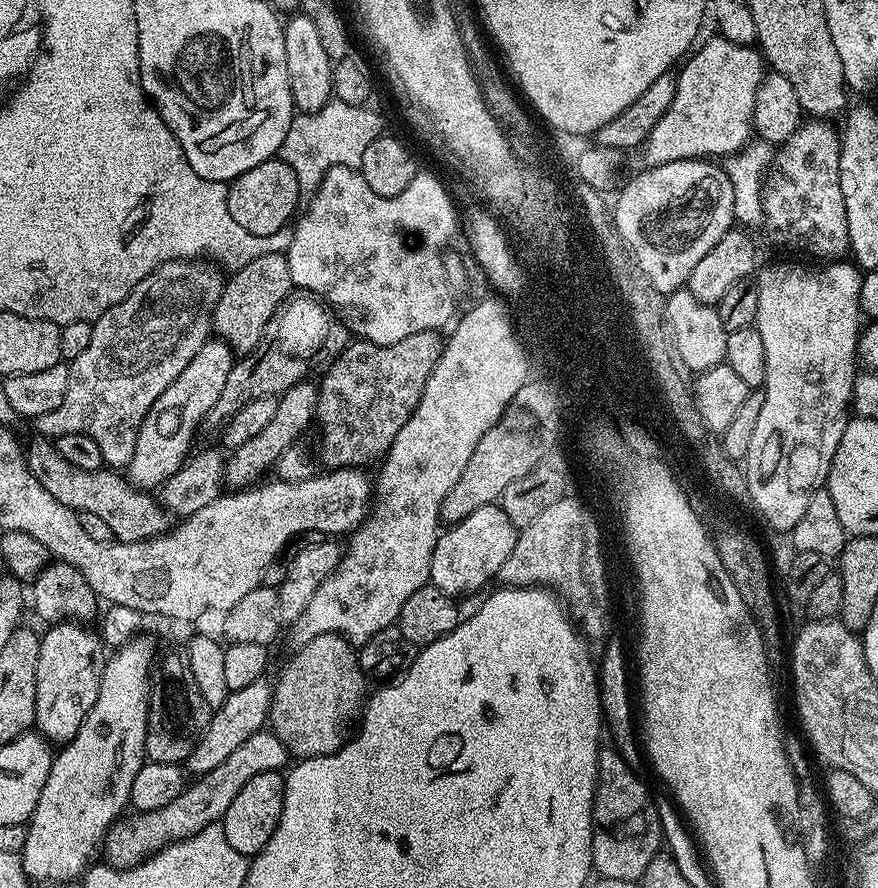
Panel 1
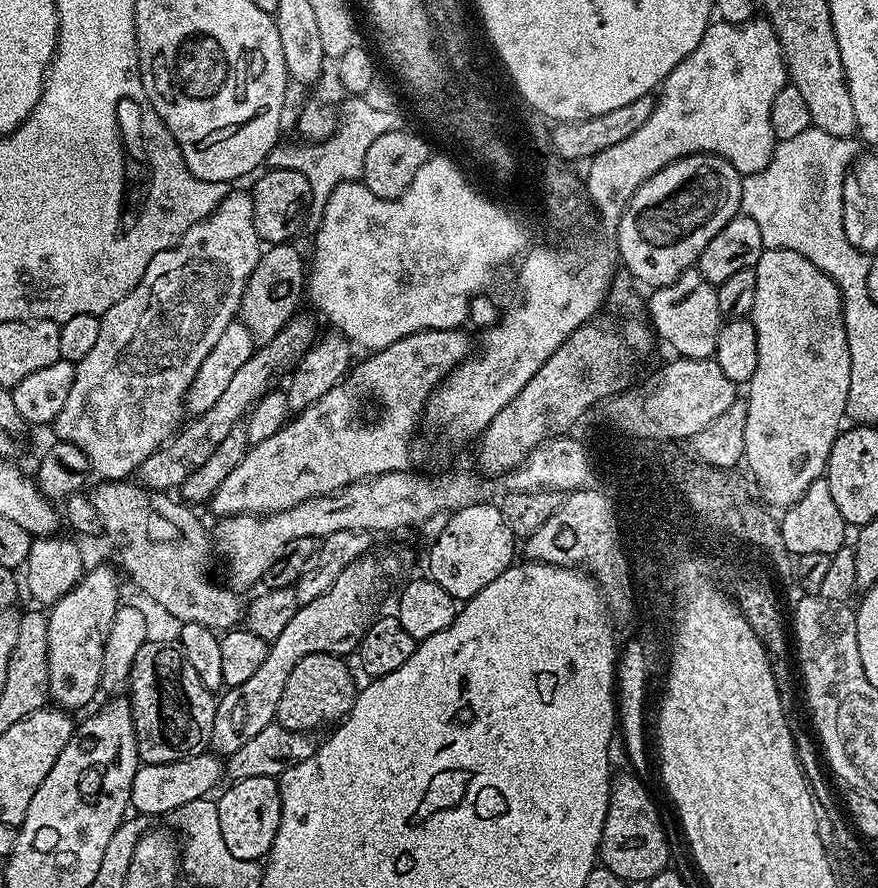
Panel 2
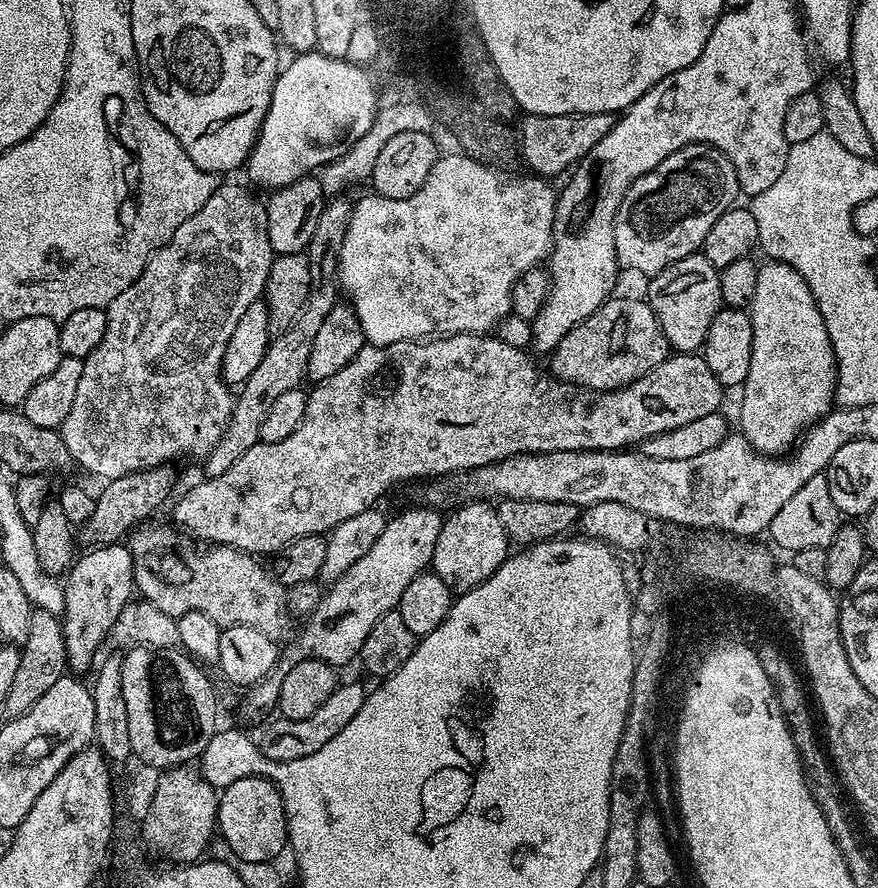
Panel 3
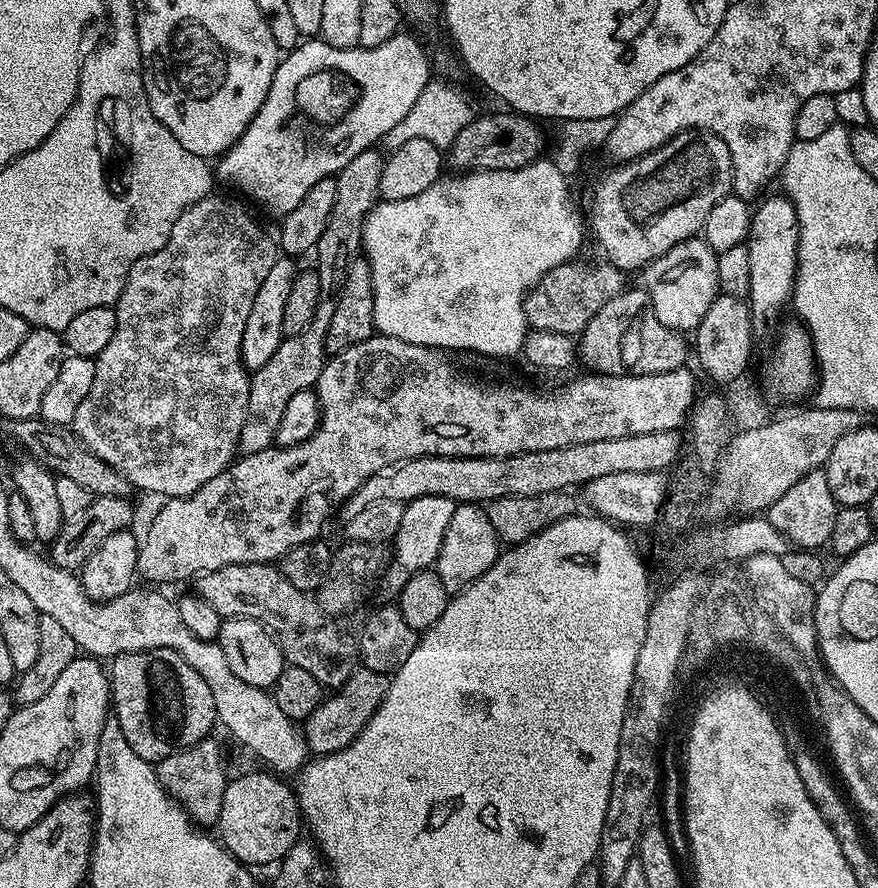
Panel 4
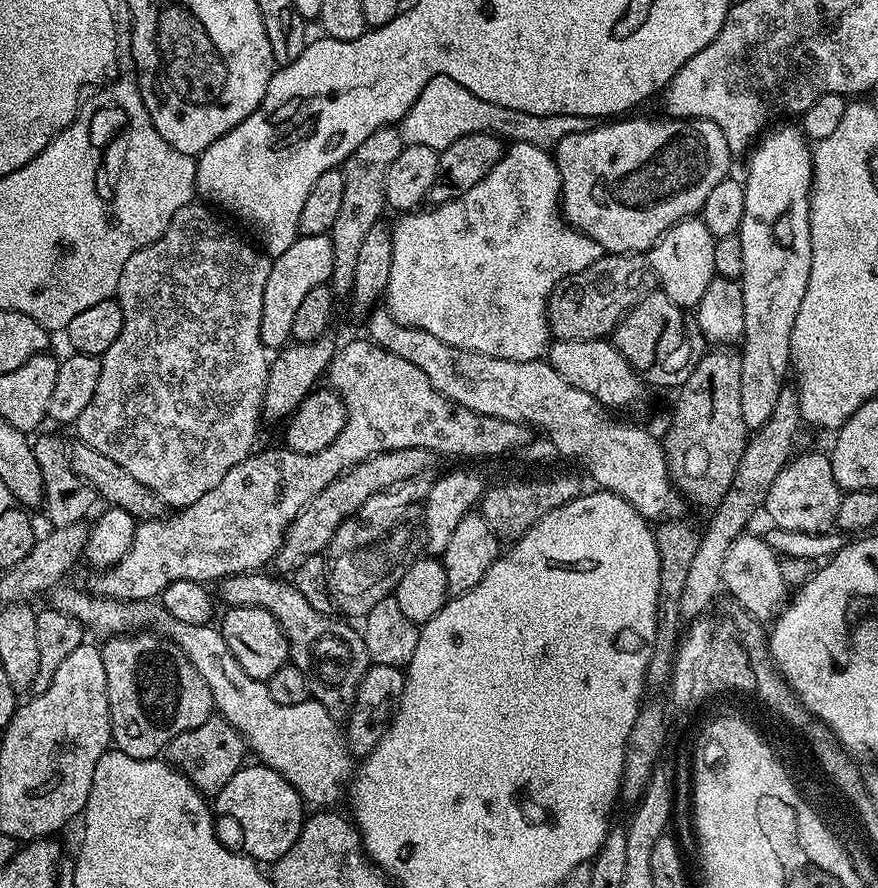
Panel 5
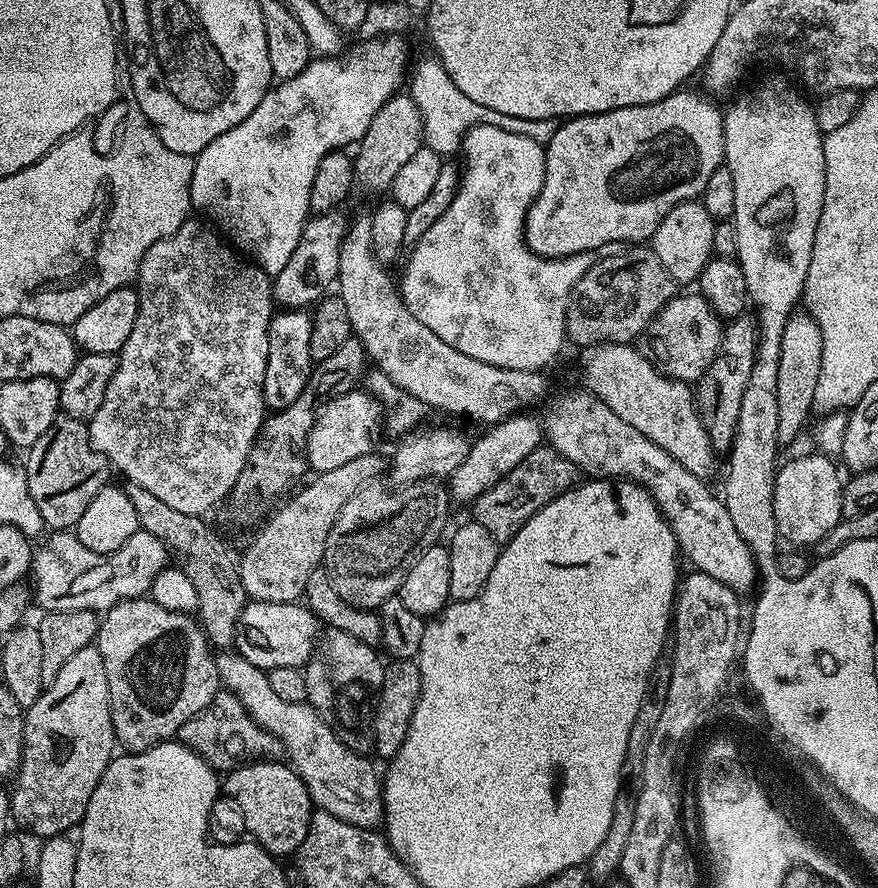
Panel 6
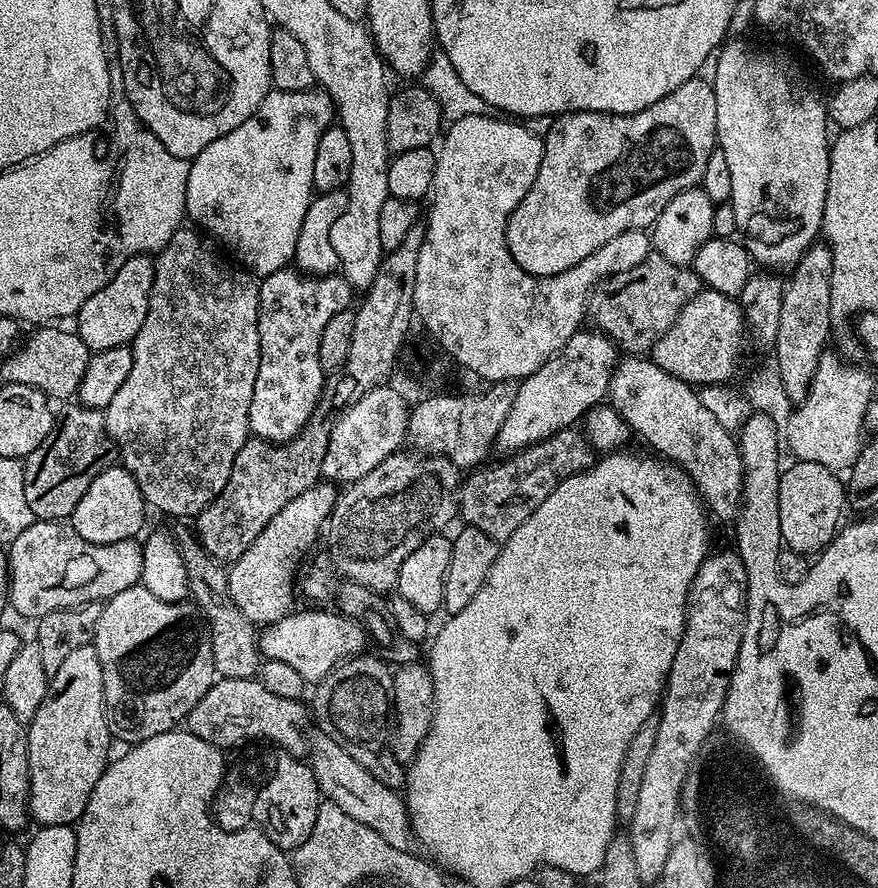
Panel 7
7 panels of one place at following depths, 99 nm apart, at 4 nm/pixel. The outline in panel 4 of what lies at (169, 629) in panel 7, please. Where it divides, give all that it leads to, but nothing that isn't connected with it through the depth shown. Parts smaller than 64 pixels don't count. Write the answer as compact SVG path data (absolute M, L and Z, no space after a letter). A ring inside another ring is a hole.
M155 648L149 652L131 652L130 654L122 654L115 657L111 661L110 667L110 708L114 713L115 723L119 724L122 734L126 734L126 742L134 750L134 754L138 754L143 760L149 762L159 762L162 758L166 758L171 752L176 752L180 748L188 748L192 744L197 744L199 740L205 739L209 735L208 732L212 728L212 724L217 723L216 707L214 706L214 694L210 694L210 686L206 686L206 682L202 682L202 678L198 674L198 670L194 670L183 660L180 655L169 648Z

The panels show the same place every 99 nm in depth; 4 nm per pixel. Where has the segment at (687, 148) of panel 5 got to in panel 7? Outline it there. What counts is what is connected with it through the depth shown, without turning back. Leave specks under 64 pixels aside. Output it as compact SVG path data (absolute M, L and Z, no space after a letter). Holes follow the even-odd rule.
M693 78L682 82L682 86L678 86L678 90L670 90L670 94L666 94L666 98L658 98L658 102L654 102L654 106L646 106L646 110L638 110L634 114L615 116L613 112L566 112L553 119L550 130L542 137L544 153L542 154L542 166L538 166L538 178L534 178L534 186L530 186L530 190L526 190L526 198L522 198L522 202L518 202L518 206L514 210L514 214L510 214L506 226L508 249L514 262L518 262L518 266L522 266L522 270L526 270L532 276L562 274L566 270L570 270L570 266L578 266L578 262L582 262L582 258L590 258L590 254L594 254L599 248L606 246L606 242L610 242L610 238L618 238L618 234L631 228L651 229L652 223L658 218L658 214L662 214L662 210L666 210L666 202L670 202L670 198L674 198L674 194L682 194L682 190L699 185L710 154L717 151L718 148L716 142L718 102L711 83L707 79L700 79Z

